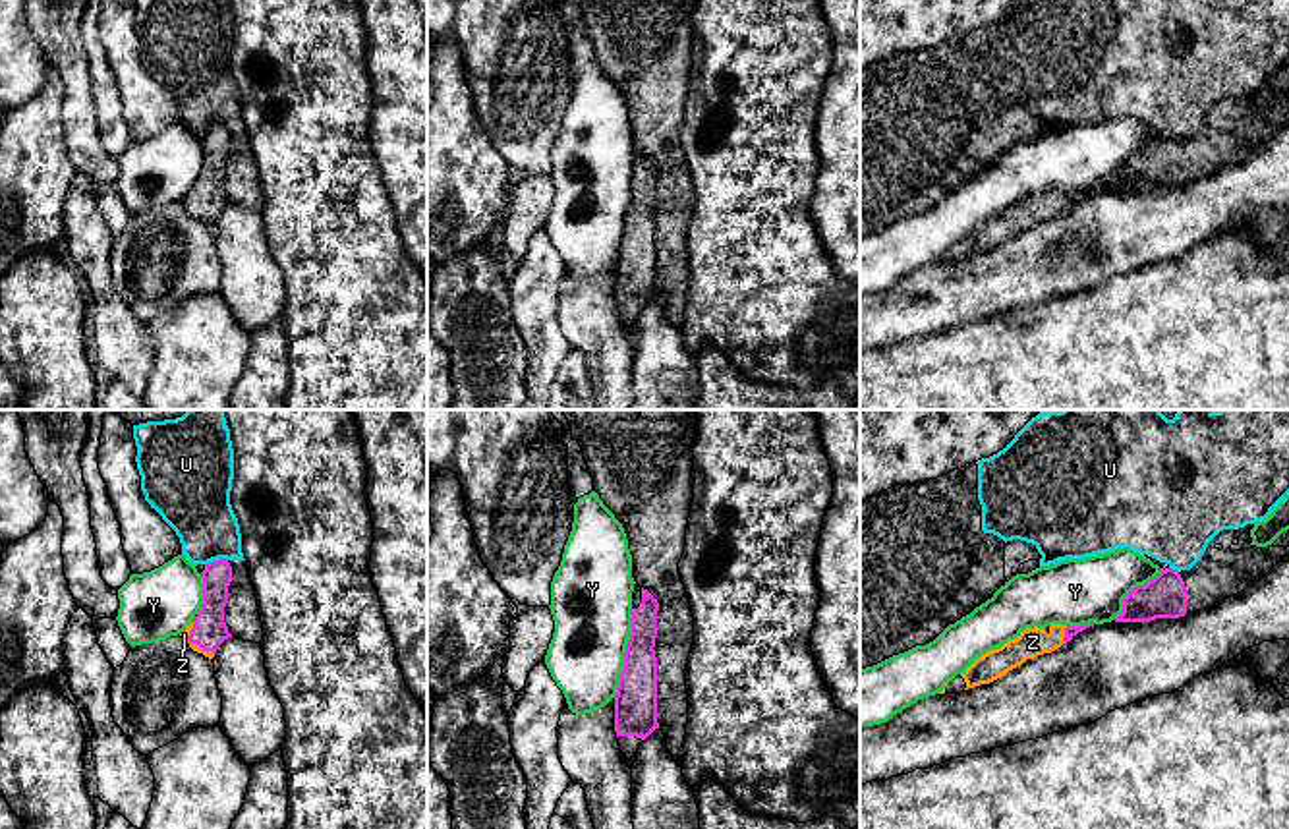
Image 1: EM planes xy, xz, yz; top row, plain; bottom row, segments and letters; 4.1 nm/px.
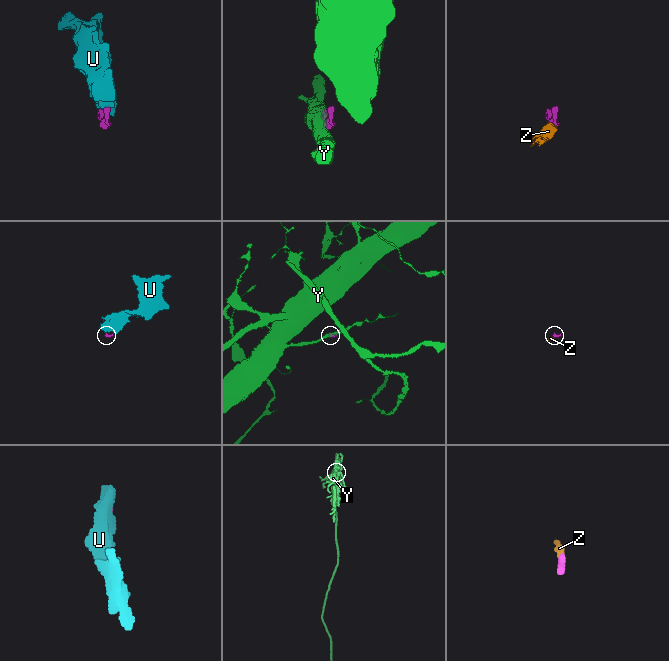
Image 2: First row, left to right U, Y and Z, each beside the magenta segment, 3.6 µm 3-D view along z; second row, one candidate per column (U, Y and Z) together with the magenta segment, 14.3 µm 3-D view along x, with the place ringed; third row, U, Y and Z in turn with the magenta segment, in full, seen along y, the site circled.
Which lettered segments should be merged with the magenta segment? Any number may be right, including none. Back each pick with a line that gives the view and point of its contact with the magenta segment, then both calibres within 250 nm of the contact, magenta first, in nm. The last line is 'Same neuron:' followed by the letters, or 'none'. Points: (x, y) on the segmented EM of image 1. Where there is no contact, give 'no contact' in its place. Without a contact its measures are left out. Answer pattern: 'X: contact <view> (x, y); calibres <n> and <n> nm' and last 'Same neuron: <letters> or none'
Z: contact xy (192, 642); calibres 150 and 40 nm
Same neuron: Z

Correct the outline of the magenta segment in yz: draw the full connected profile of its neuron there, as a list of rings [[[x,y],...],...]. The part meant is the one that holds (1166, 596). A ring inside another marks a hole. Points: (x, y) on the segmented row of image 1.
[[[1254,524],[1219,531],[1190,570],[1161,568],[1144,586],[1123,599],[1115,622],[1150,622],[1179,618],[1214,607],[1221,599],[1260,582],[1283,557],[1289,557],[1289,529],[1272,545],[1256,547],[1250,537]]]

